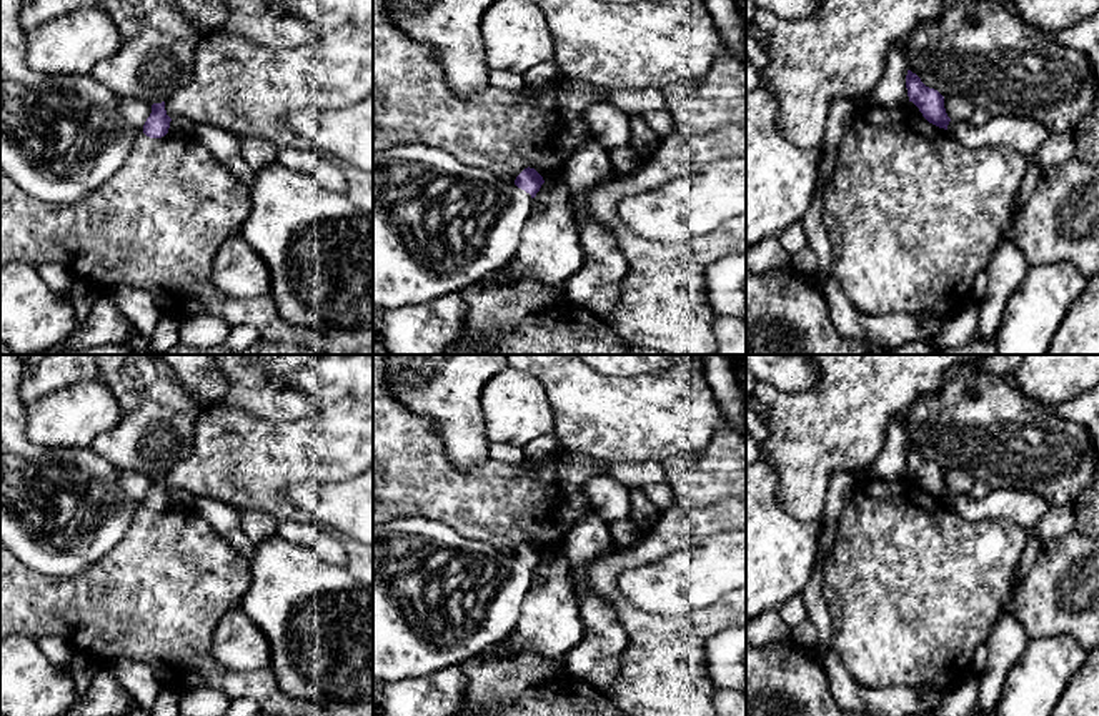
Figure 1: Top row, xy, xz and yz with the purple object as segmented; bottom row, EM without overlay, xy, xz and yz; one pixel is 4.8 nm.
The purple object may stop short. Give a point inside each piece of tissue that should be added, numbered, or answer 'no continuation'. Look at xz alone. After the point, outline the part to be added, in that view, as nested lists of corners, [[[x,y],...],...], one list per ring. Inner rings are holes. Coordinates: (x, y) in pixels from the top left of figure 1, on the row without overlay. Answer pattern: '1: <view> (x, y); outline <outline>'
1: xz (440, 598); outline [[[423,516],[373,523],[373,679],[423,678],[511,636],[533,571],[495,546]]]

